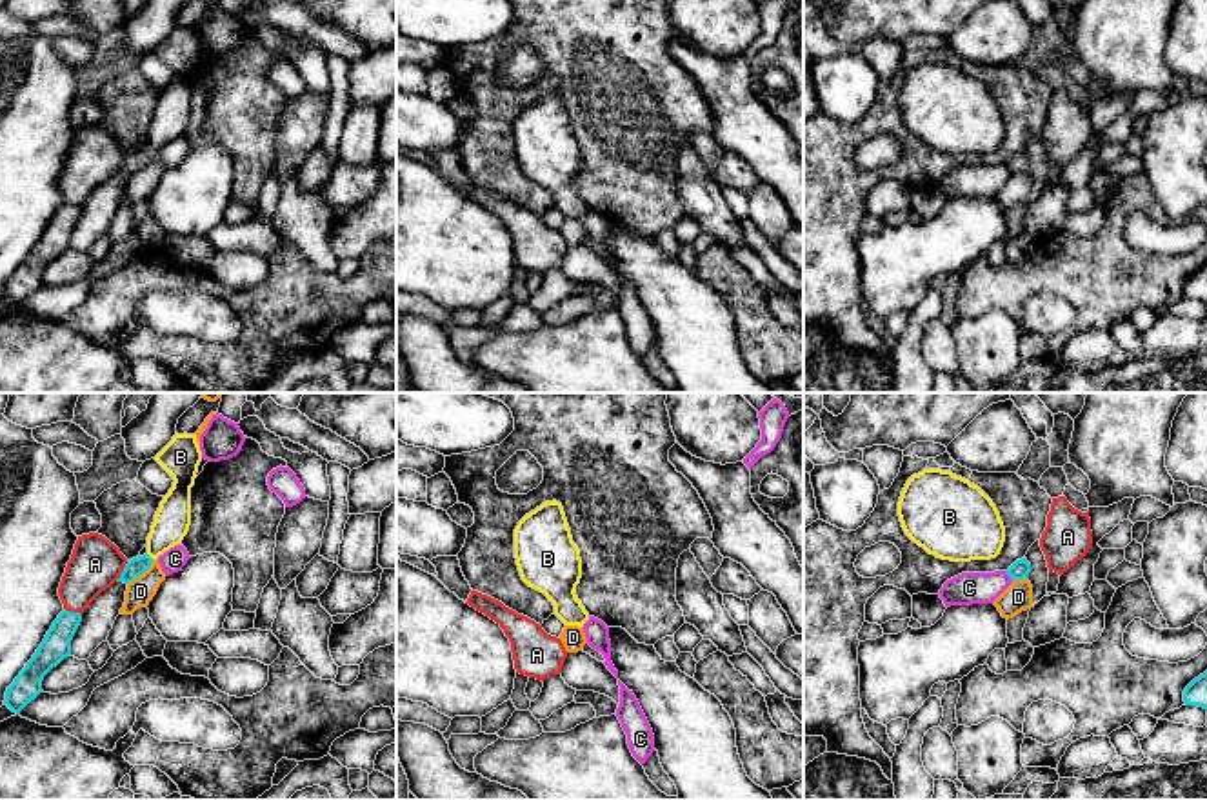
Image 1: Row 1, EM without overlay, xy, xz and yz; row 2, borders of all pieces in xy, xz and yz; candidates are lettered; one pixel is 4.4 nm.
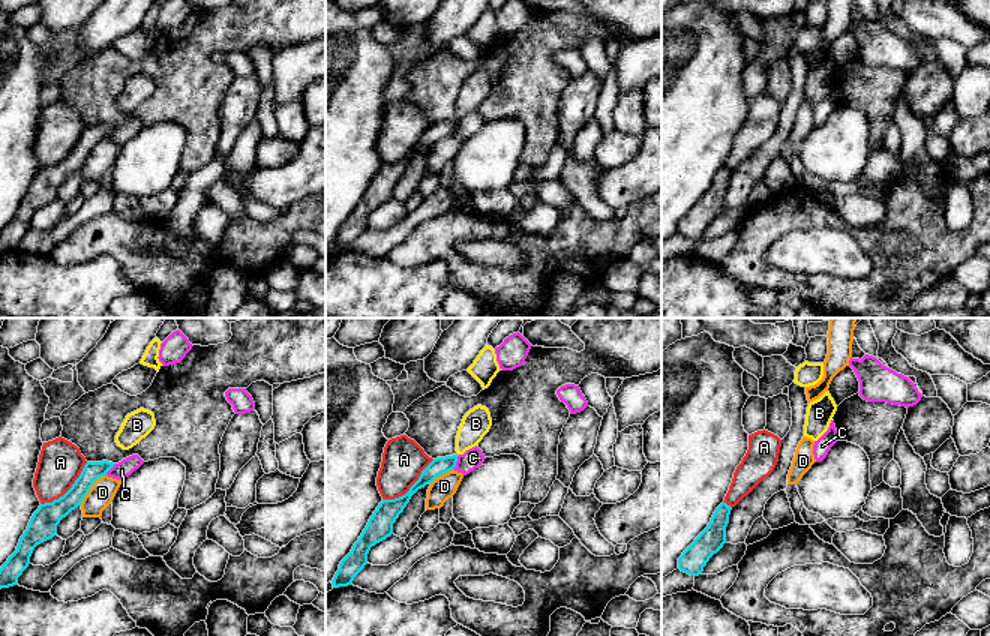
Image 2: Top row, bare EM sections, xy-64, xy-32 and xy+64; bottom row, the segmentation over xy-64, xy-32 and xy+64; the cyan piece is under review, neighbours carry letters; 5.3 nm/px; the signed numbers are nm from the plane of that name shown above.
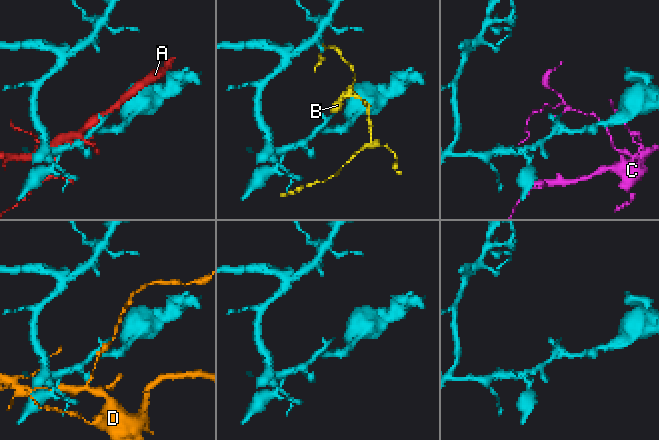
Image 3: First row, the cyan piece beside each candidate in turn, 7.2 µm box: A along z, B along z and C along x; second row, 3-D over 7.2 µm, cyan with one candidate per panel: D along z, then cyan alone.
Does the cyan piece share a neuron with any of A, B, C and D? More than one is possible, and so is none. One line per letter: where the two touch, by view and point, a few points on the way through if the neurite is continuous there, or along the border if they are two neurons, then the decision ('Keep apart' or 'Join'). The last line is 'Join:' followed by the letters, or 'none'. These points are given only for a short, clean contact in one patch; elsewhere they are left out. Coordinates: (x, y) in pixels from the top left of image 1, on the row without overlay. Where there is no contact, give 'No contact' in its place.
A: Touches cyan at xy (122, 164). Keep apart
B: Touches cyan at xy (149, 150). Path across: xy (137, 159), (149, 150), (171, 115). Join
C: Touches cyan at yz (1009, 168). Keep apart
D: Touches cyan at xy (140, 166). Keep apart
Join: B

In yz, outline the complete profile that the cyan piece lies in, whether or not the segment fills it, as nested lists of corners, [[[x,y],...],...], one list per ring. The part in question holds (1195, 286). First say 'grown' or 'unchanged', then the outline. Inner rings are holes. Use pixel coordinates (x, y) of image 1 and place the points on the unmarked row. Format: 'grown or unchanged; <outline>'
unchanged; [[[1207,264],[1194,271],[1183,284],[1185,298],[1198,298],[1207,302]]]

